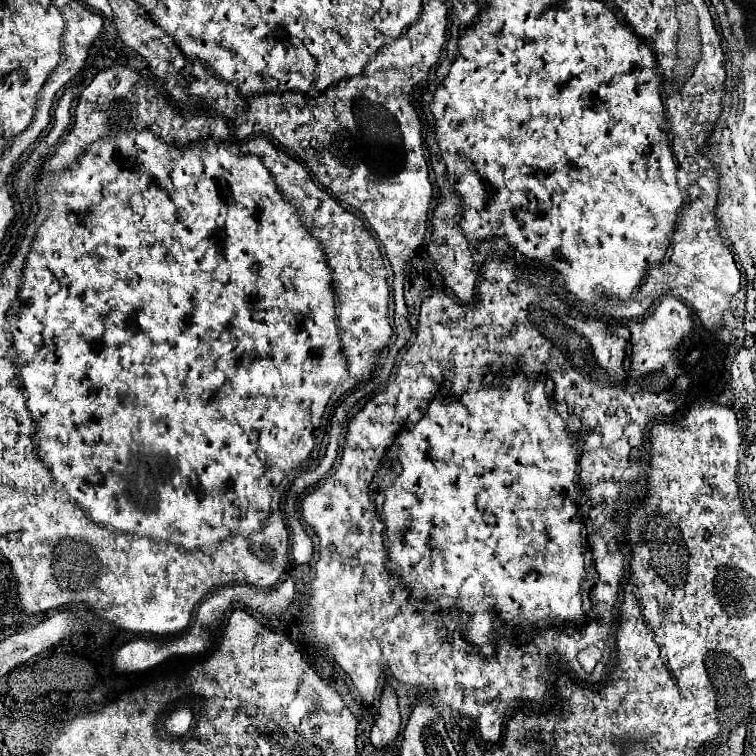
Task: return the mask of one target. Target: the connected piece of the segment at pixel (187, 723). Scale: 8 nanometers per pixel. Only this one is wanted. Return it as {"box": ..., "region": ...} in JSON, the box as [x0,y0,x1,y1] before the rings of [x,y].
{"box":[163,707,193,737],"region":[[[177,707],[175,711],[169,713],[169,717],[163,723],[167,733],[171,733],[171,737],[183,737],[193,725],[193,713],[189,707]]]}

